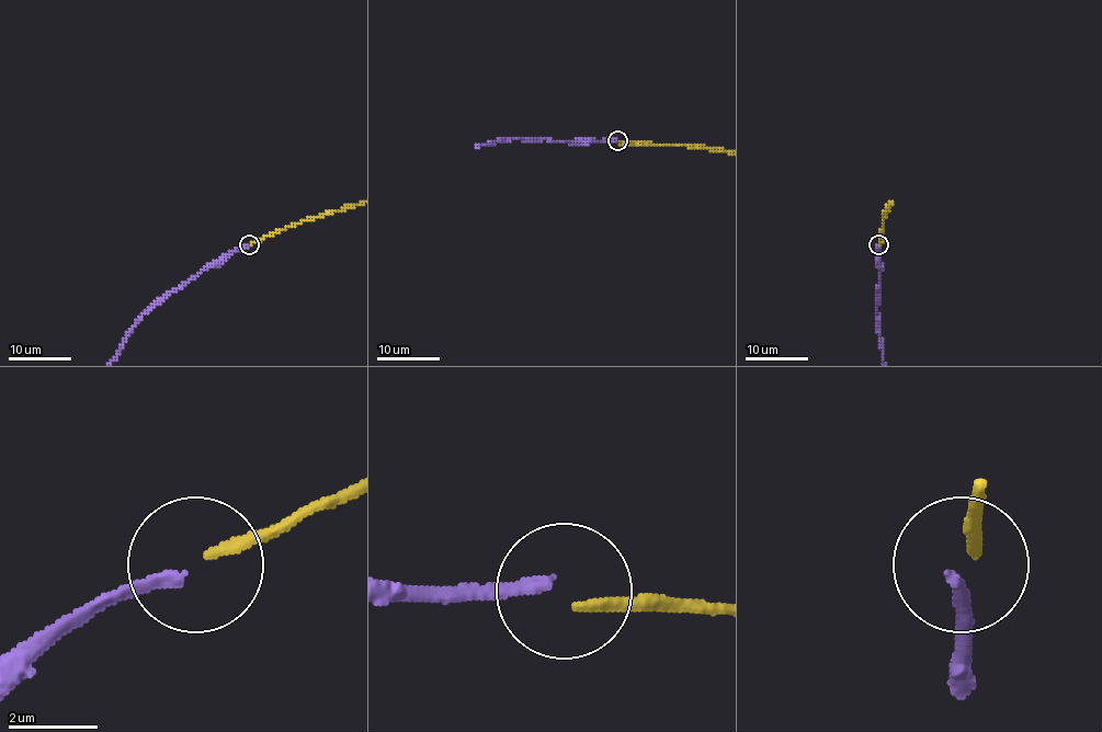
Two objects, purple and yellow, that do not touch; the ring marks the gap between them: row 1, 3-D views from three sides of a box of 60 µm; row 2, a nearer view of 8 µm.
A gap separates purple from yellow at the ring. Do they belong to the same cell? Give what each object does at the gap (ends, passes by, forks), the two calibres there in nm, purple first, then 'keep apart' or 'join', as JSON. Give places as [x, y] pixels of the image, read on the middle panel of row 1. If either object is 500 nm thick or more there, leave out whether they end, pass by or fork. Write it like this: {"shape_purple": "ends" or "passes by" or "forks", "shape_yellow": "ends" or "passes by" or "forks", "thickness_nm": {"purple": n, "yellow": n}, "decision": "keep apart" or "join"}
{"shape_purple": "ends", "shape_yellow": "ends", "thickness_nm": {"purple": 260, "yellow": 240}, "decision": "keep apart"}

